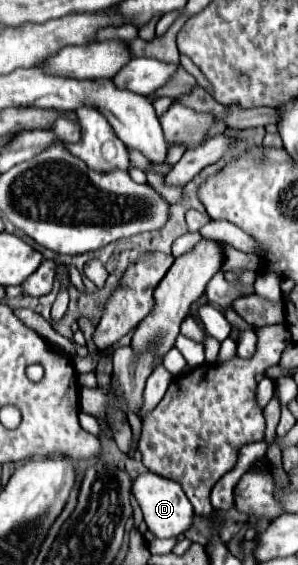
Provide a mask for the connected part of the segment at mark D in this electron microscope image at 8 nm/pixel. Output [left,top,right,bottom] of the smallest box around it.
[132,472,194,538]

